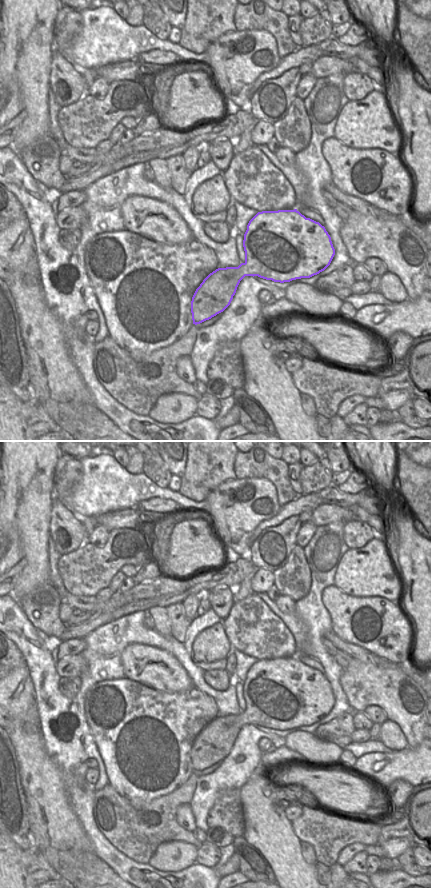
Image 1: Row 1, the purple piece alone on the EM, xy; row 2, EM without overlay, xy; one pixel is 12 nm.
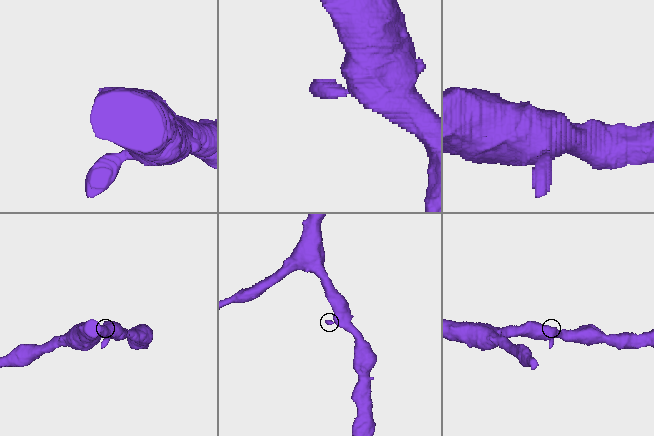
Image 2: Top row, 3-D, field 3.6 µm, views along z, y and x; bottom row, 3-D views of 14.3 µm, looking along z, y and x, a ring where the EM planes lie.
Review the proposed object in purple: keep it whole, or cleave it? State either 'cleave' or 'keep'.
keep

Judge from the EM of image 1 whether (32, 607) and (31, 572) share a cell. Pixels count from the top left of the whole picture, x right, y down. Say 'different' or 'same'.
different

